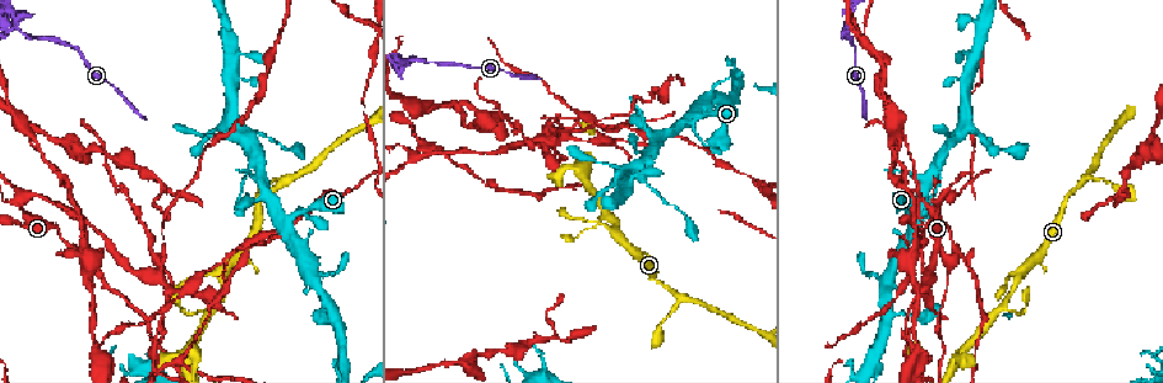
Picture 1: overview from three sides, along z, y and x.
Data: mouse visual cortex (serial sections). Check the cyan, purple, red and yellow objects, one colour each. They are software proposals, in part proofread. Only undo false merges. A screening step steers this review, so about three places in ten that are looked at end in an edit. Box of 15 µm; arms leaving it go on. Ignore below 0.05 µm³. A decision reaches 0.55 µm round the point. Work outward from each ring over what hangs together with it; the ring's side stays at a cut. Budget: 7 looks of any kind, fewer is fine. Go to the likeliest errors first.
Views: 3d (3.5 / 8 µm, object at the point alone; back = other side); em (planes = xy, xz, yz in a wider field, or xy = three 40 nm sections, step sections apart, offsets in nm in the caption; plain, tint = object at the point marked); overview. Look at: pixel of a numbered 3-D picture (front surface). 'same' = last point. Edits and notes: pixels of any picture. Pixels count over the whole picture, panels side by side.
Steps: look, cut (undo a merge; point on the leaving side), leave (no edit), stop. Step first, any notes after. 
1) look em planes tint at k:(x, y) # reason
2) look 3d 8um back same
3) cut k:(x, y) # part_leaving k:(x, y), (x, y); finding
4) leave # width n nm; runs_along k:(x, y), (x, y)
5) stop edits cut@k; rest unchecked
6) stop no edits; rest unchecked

look 3d 3.5um at 1:(417, 153) # four arms meet

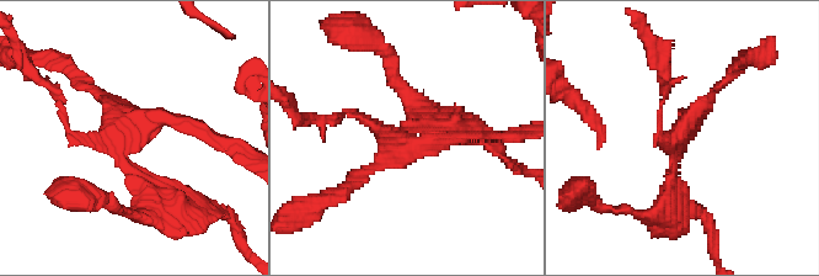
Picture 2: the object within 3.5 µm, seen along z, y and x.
look em xy step 1 tint at 2:(126, 137) # arms 4; arm_widths 100, 150, 200, 250 nm

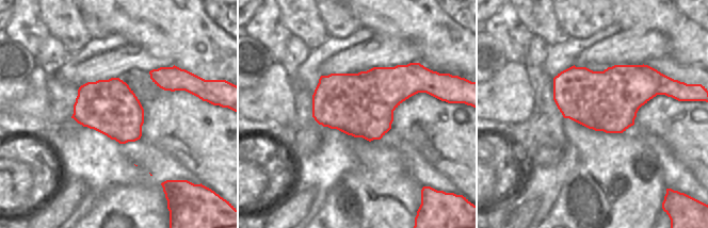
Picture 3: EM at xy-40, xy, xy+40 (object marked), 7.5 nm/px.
cut 2:(395, 154) # part_leaving 2:(118, 146), (142, 120), (220, 138); two cells meet here

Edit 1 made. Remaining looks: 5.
look overview

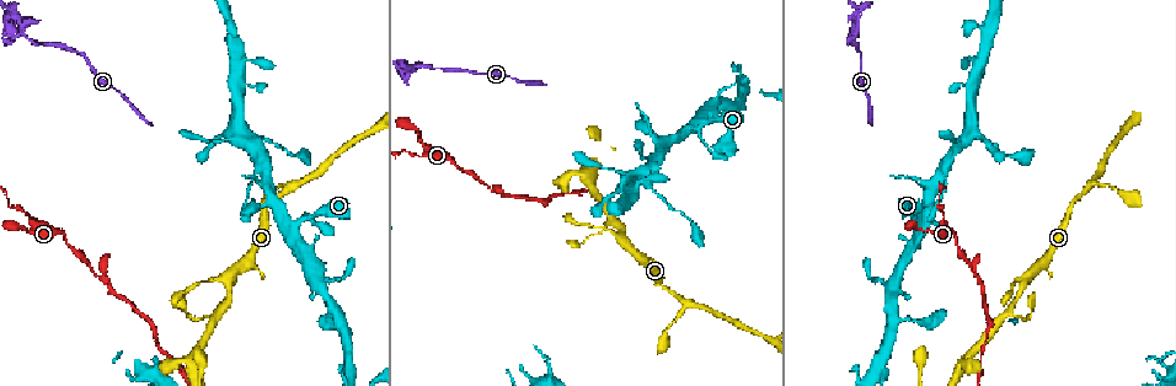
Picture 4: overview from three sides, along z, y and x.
look 3d 8um at 4:(101, 278) # sharp bend

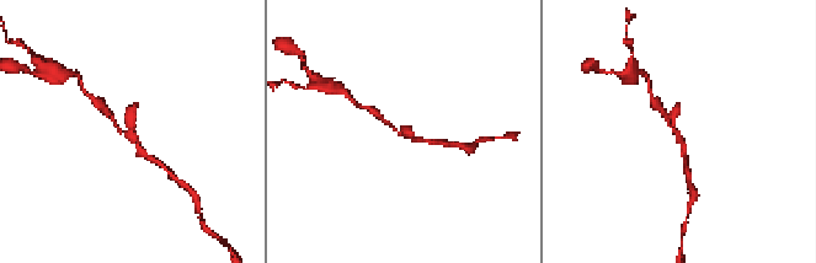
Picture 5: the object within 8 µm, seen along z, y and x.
look 3d 3.5um at 5:(132, 133)

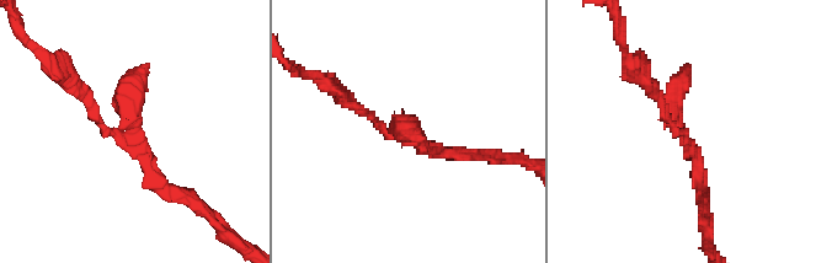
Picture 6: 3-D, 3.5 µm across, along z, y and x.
look em xy step 1 tint at 6:(126, 138) # shape alone is not enough

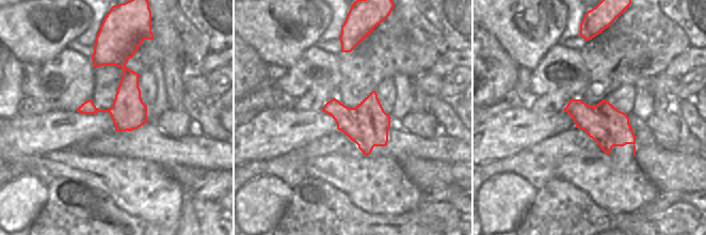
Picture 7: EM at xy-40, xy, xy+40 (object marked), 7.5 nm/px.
cut 6:(123, 94) # two cells meet here

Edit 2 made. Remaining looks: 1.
stop edits cut@2, cut@6; rest unchecked

